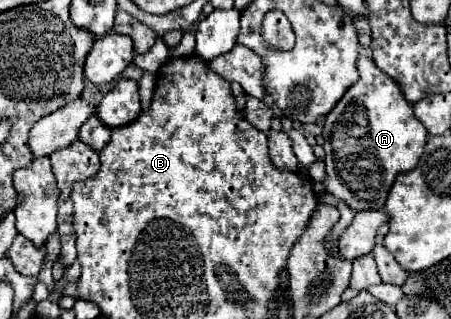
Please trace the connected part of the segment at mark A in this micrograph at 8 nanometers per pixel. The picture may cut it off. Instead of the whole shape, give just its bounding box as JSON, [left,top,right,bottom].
[317,55,429,211]

